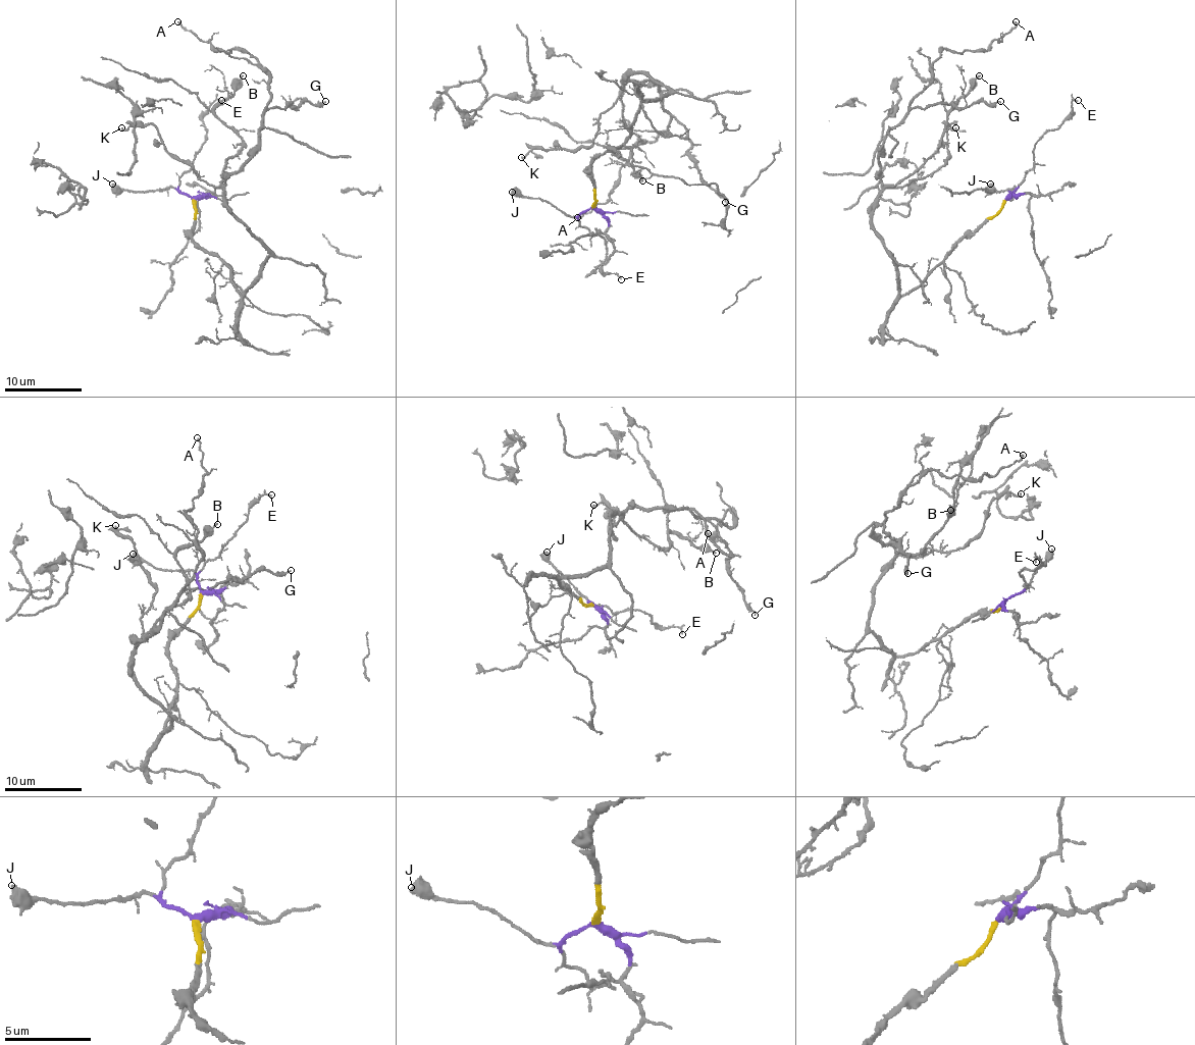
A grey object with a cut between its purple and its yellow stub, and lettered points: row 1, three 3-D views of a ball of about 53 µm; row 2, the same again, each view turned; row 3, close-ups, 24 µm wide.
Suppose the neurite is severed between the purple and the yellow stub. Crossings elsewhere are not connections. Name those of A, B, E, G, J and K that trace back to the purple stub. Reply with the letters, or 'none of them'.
E, J

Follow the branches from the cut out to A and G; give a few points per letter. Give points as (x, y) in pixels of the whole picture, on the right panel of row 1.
A: (1004, 200), (902, 295), (896, 264), (872, 221), (879, 148), (929, 83), (943, 50), (985, 50), (1017, 20)
G: (1004, 200), (918, 285), (900, 293), (896, 264), (872, 221), (885, 135), (912, 108), (1000, 102)

